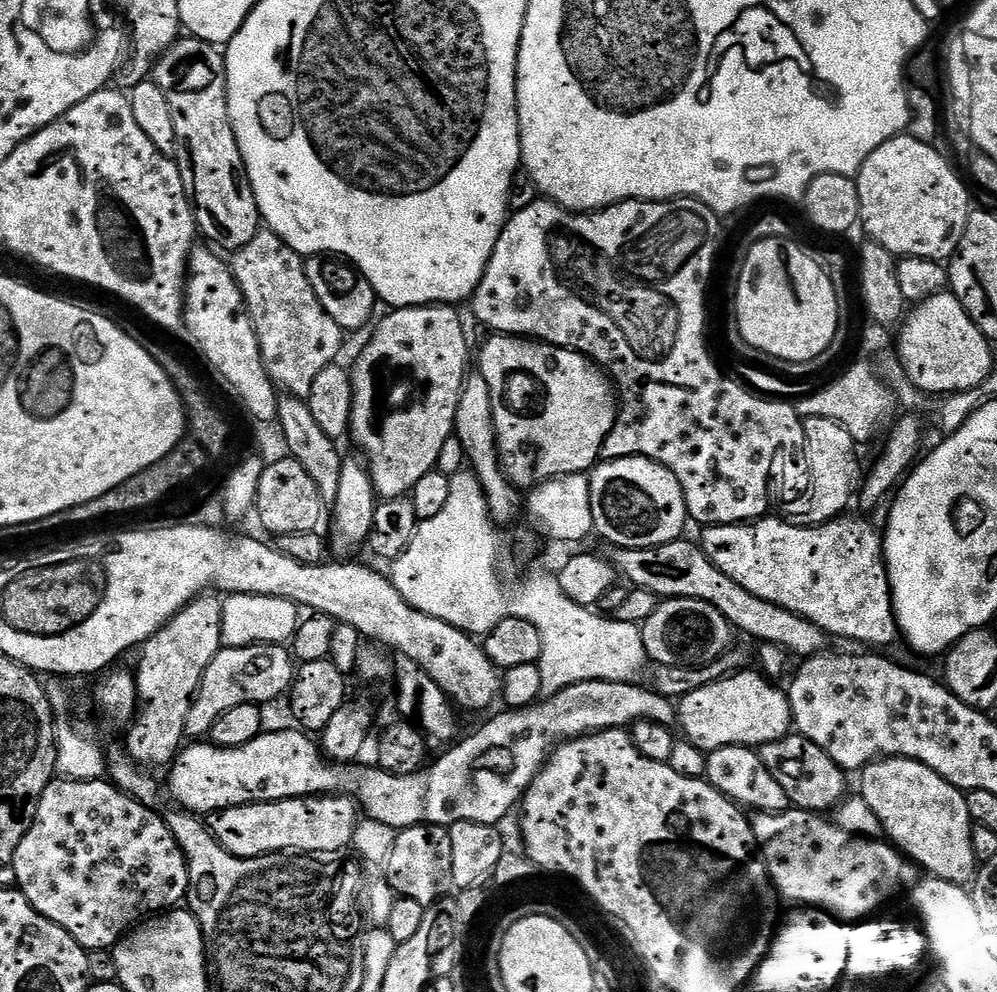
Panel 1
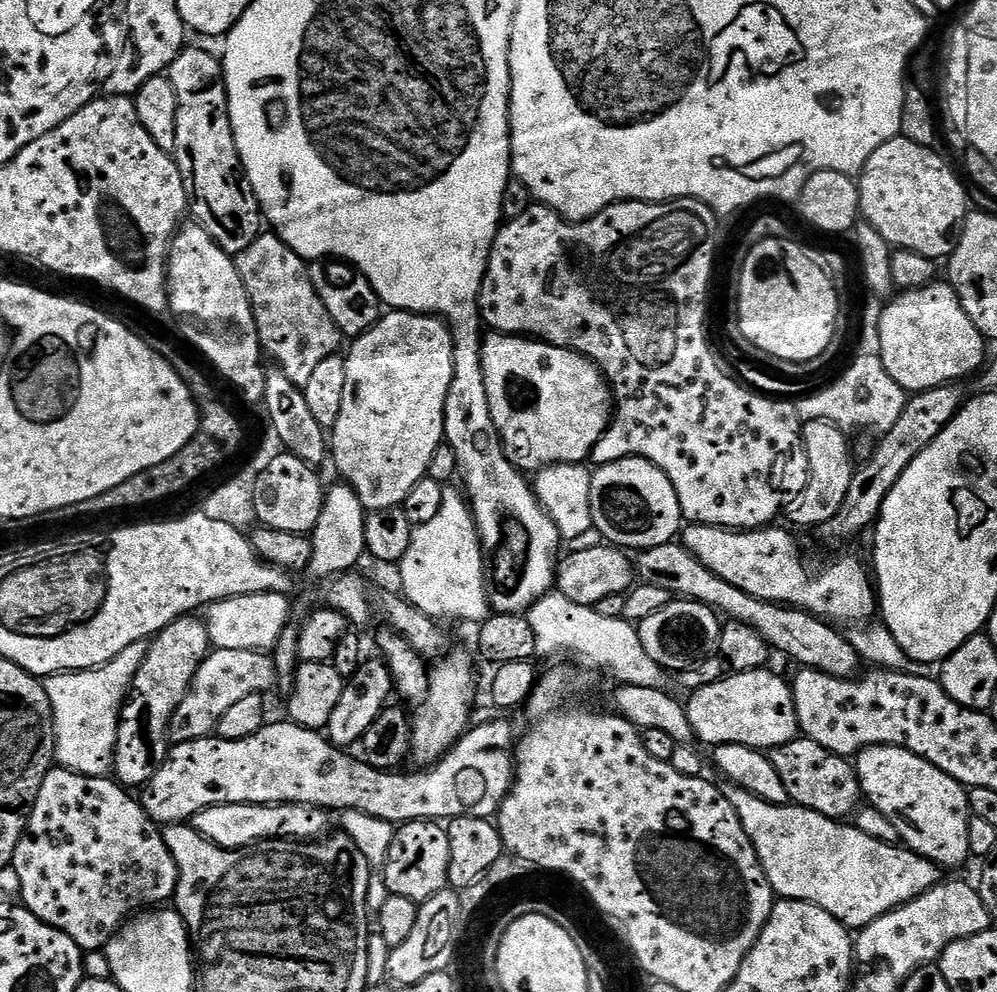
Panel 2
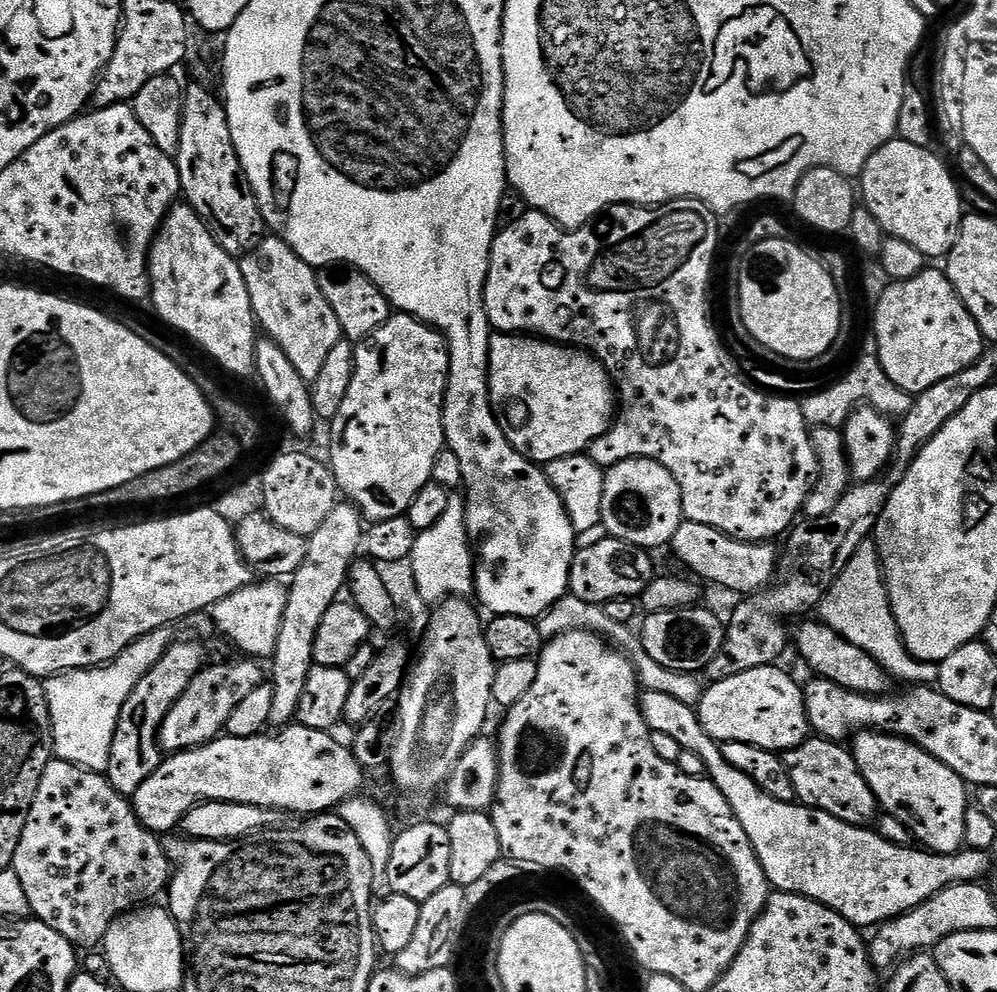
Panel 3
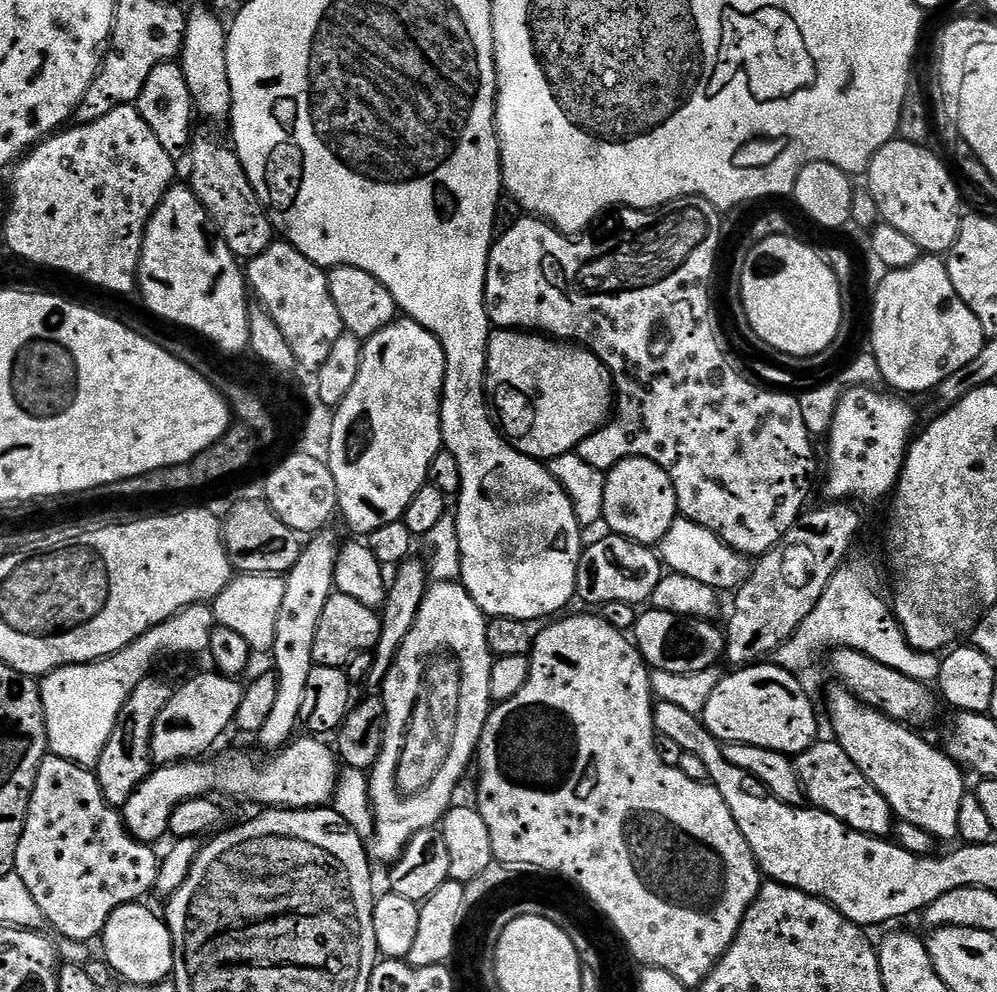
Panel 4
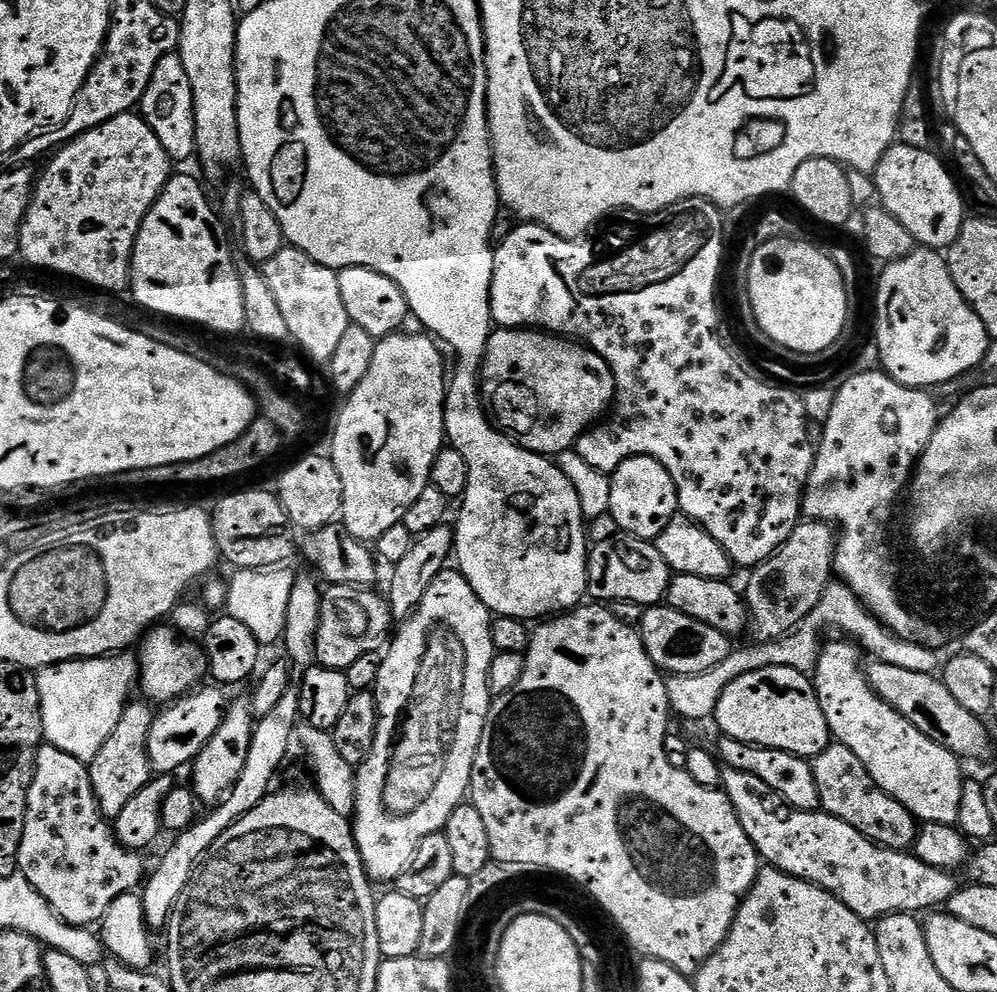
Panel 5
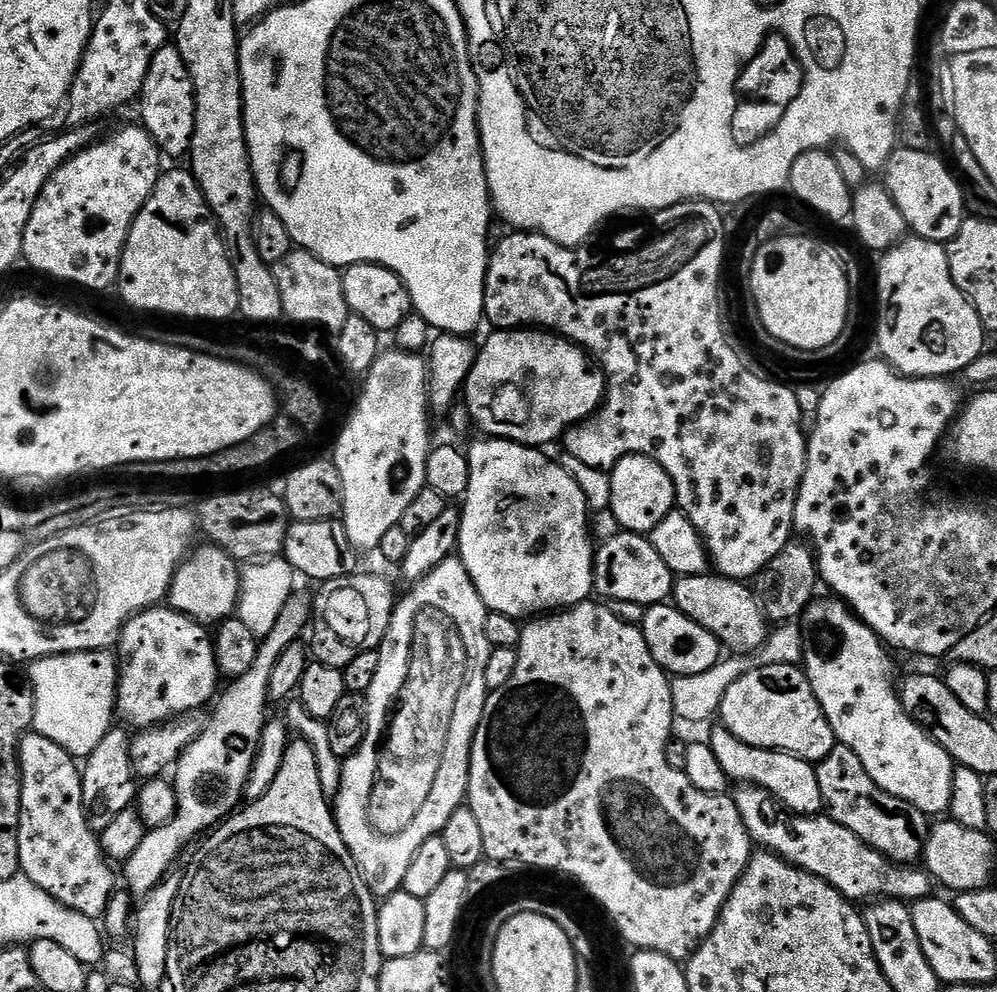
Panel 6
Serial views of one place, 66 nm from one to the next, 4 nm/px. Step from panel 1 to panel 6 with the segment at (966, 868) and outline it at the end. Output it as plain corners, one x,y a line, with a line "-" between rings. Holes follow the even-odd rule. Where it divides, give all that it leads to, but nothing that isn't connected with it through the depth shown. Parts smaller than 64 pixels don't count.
813,599
798,627
804,638
802,671
837,741
858,754
866,774
886,794
910,802
929,818
943,817
952,797
952,756
904,711
892,682
896,668
880,637
846,604
833,601

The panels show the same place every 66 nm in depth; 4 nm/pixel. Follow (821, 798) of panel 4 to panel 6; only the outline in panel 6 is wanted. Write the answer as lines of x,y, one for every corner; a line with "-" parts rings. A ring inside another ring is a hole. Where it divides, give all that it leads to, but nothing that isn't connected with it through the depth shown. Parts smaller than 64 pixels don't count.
837,743
826,758
816,764
818,786
822,786
822,798
826,815
834,822
846,826
850,834
862,838
866,846
878,850
888,860
896,864
912,866
924,855
924,843
930,827
929,817
922,810
910,806
902,798
894,798
894,794
886,794
866,774
862,762
858,762
858,754
846,745

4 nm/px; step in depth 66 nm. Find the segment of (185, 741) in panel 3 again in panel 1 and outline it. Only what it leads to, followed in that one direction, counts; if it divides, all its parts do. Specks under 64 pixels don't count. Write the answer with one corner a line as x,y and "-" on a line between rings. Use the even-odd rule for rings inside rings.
251,644
241,648
221,647
220,653
206,666
204,677
200,679
200,688
196,695
192,697
190,712
186,714
186,724
184,726
185,737
204,738
211,733
214,722
226,710
234,706
243,704
258,704
267,706
271,700
276,700
280,695
287,693
291,689
294,679
294,657
287,647
283,644

